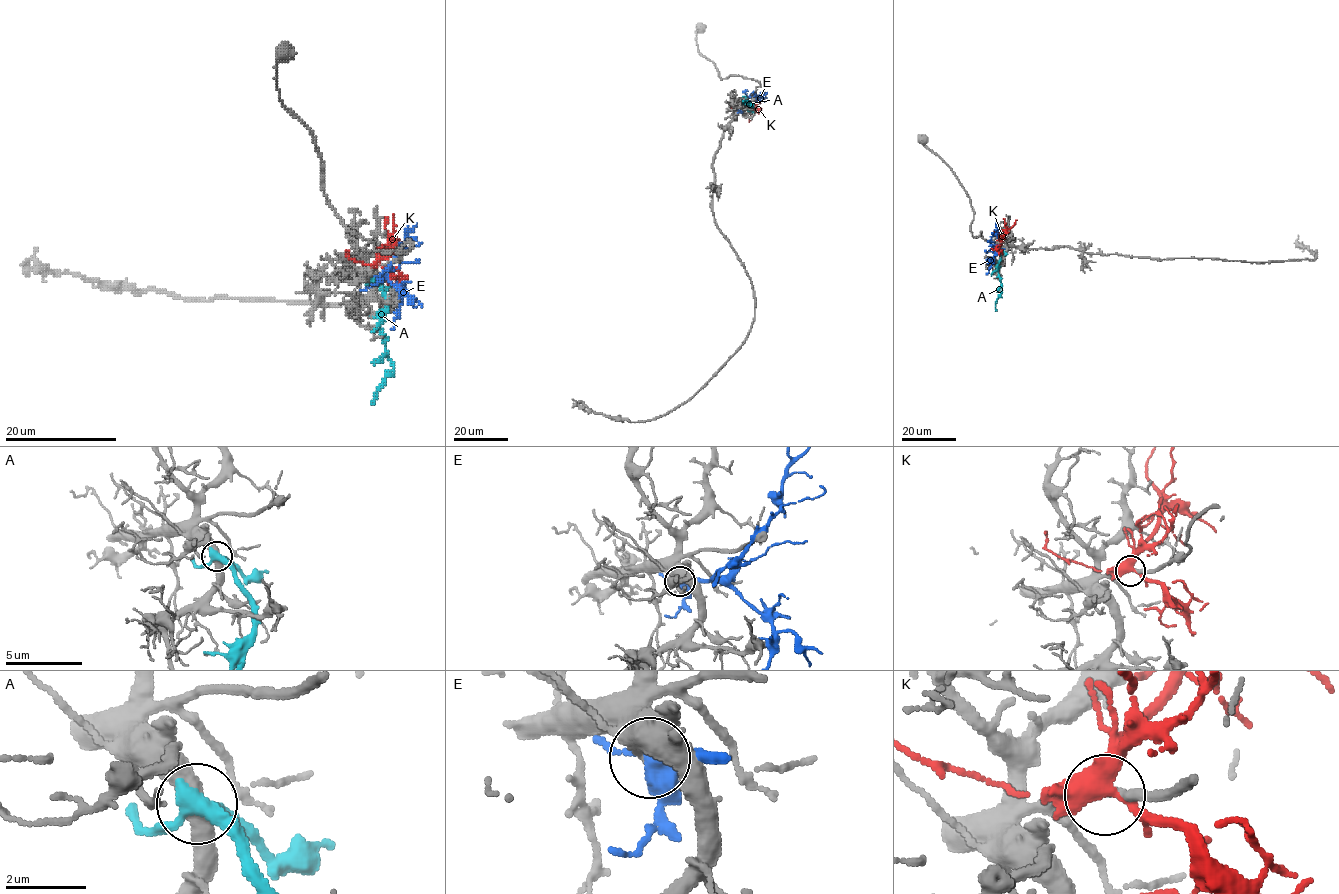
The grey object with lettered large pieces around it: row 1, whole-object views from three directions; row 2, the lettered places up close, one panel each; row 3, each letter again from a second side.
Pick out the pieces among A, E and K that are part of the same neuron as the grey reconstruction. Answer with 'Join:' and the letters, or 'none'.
Join: K

